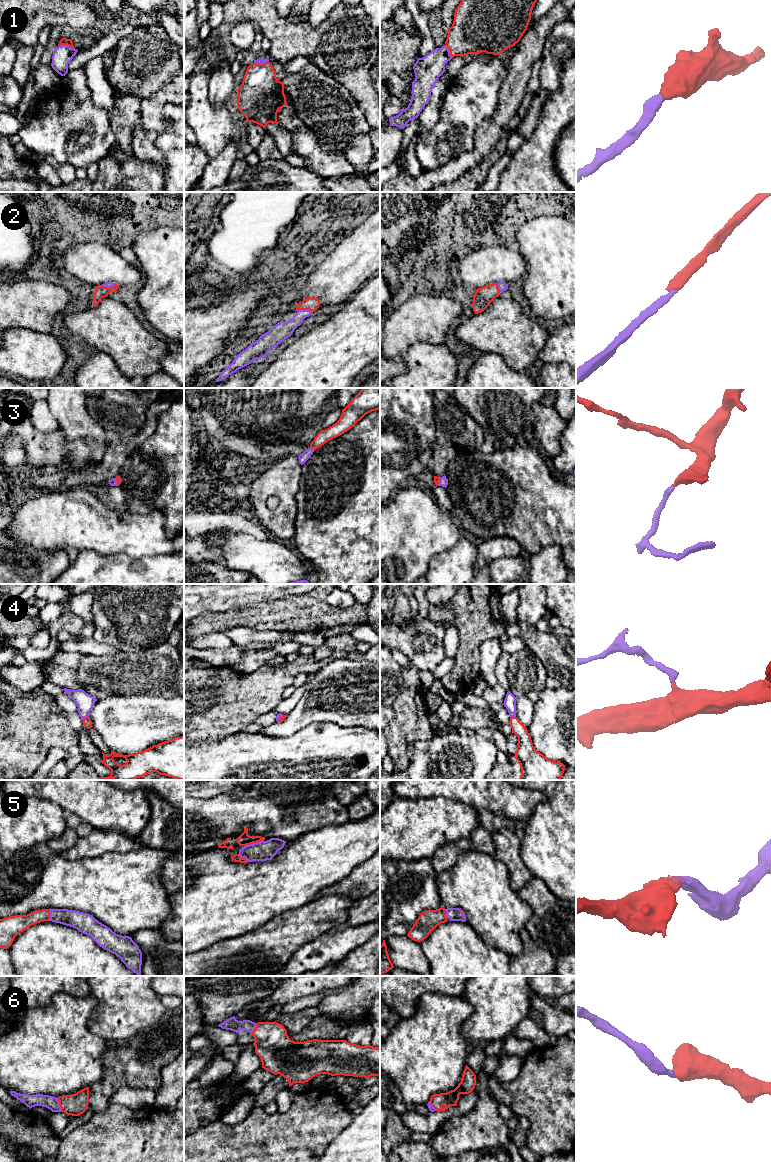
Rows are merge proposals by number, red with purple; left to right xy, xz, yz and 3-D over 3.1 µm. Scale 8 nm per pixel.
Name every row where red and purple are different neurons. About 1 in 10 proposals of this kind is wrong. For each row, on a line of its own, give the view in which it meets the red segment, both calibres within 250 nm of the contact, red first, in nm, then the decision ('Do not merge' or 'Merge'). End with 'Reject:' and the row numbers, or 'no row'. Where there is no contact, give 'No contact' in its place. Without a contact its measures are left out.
1: Touches red in xy. Thickness 60 nm (red) against 150 nm. Merge
2: Touches red in xz. Thickness 110 nm (red) against 150 nm. Merge
3: Touches red in xz. Thickness 100 nm (red) against 70 nm. Merge
4: Touches red in xy. Thickness 70 nm (red) against 140 nm. Merge
5: Touches red in xz. Thickness 100 nm (red) against 160 nm. Merge
6: Touches red in xy. Thickness 180 nm (red) against 110 nm. Merge
Reject: no row

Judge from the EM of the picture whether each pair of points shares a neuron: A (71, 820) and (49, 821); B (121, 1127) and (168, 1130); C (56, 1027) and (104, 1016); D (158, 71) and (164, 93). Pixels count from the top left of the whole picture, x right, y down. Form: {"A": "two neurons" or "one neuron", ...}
{"A": "two neurons", "B": "one neuron", "C": "two neurons", "D": "two neurons"}

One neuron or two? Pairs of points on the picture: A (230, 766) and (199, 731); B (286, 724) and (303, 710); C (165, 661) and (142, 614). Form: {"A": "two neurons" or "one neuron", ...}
{"A": "two neurons", "B": "one neuron", "C": "two neurons"}

